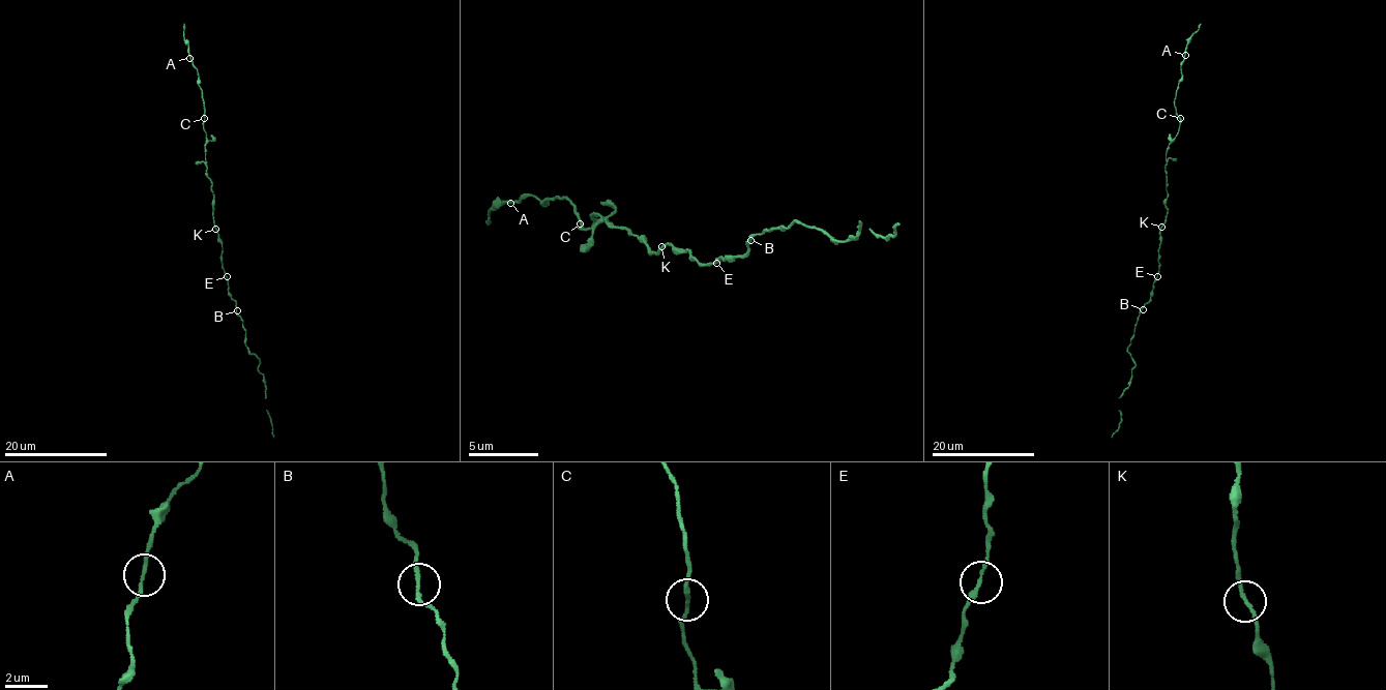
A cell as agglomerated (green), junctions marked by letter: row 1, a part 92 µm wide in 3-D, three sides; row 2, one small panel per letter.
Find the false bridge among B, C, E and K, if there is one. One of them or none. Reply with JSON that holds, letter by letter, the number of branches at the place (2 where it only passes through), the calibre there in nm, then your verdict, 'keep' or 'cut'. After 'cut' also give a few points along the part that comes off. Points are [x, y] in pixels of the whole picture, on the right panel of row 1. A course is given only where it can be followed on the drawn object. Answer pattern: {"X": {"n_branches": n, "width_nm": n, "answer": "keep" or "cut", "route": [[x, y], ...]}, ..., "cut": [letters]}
{"B": {"n_branches": 2, "width_nm": 180, "answer": "keep"}, "C": {"n_branches": 2, "width_nm": 180, "answer": "keep"}, "E": {"n_branches": 2, "width_nm": 180, "answer": "keep"}, "K": {"n_branches": 2, "width_nm": 170, "answer": "keep"}, "cut": []}

